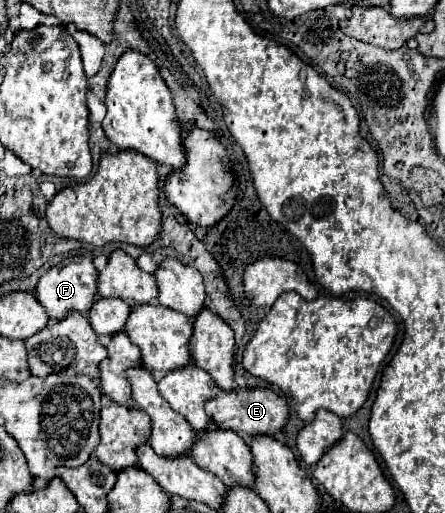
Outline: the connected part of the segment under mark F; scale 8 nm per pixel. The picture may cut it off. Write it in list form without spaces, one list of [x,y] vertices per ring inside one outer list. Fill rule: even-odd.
[[[77,257],[77,259],[69,259],[67,265],[59,265],[49,269],[37,283],[37,291],[35,297],[37,301],[45,307],[47,315],[51,319],[65,319],[69,311],[79,311],[79,313],[87,313],[93,303],[95,303],[95,295],[97,295],[97,277],[99,271],[95,269],[93,261],[89,257]]]

